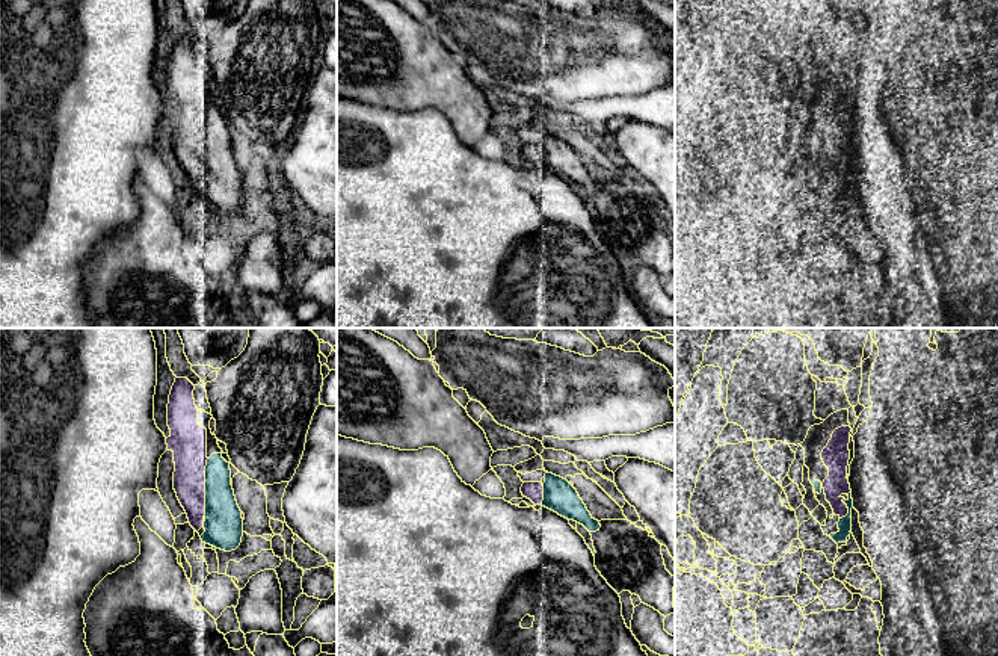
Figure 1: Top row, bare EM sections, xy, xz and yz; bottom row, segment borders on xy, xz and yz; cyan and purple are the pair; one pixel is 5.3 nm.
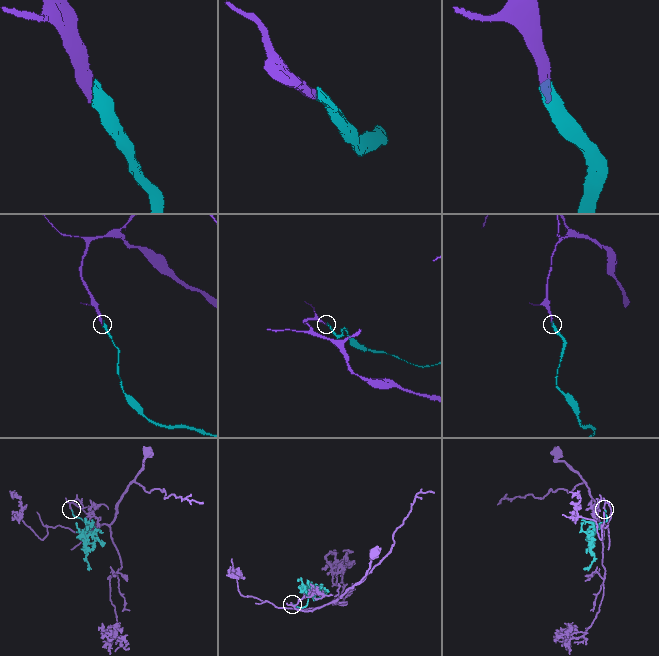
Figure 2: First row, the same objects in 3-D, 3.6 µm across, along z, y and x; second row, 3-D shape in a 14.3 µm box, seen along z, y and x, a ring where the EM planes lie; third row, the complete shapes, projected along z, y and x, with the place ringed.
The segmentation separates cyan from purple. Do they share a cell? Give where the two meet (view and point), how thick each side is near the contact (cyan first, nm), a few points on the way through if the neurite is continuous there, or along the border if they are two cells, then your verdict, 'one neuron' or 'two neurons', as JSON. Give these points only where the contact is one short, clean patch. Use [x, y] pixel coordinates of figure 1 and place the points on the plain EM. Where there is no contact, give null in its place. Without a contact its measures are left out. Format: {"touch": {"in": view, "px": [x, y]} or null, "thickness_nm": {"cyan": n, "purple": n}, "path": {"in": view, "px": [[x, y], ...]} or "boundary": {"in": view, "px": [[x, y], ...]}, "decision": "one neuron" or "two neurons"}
{"touch": {"in": "xy", "px": [206, 148]}, "thickness_nm": {"cyan": 200, "purple": 190}, "decision": "one neuron"}

